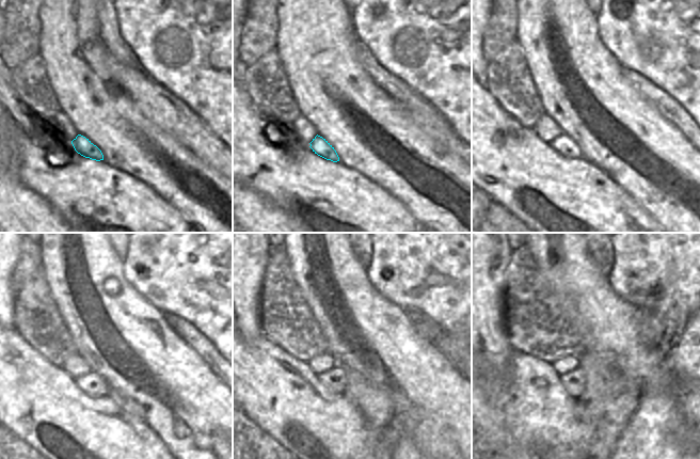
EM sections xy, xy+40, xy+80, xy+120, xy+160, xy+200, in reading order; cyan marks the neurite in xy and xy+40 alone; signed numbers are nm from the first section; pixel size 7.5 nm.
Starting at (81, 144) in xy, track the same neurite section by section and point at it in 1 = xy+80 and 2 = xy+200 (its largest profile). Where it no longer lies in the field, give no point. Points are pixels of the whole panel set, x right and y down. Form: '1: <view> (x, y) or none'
1: xy+80 (563, 144)
2: xy+200 (573, 382)

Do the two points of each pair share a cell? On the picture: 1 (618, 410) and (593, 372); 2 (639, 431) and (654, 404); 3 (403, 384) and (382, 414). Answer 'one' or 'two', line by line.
1: one
2: one
3: two

